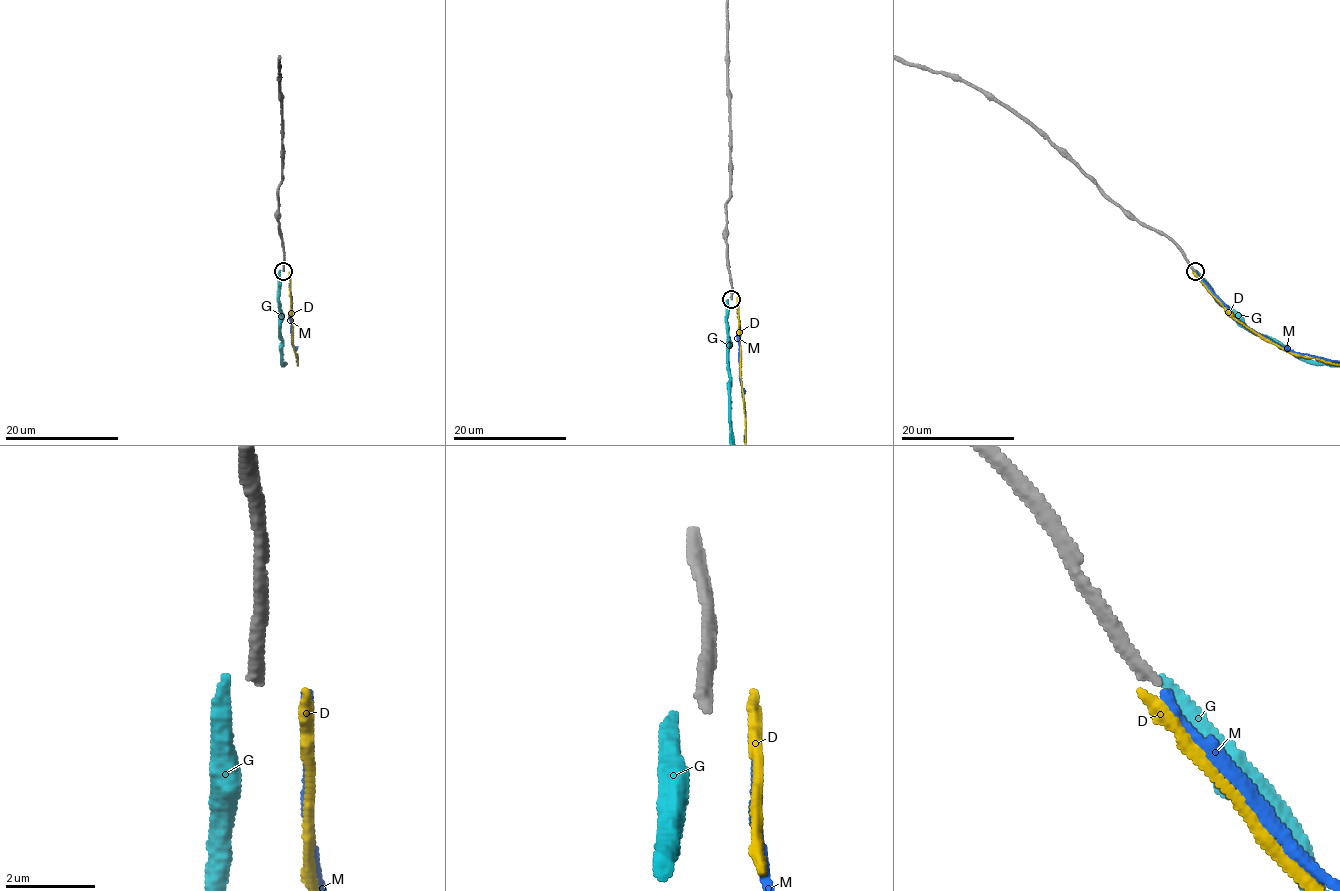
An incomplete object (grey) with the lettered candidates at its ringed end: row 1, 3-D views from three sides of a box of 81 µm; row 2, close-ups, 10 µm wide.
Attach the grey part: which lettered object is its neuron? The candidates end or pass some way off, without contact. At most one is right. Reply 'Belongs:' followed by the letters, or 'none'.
Belongs: none

